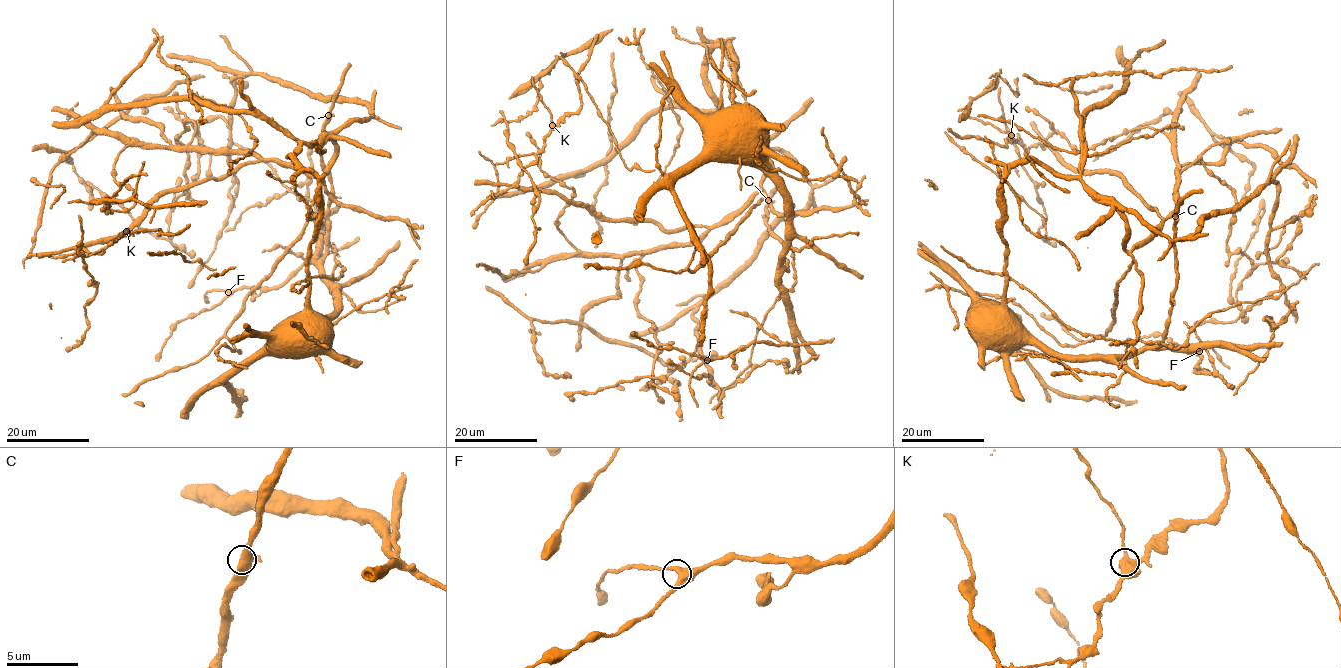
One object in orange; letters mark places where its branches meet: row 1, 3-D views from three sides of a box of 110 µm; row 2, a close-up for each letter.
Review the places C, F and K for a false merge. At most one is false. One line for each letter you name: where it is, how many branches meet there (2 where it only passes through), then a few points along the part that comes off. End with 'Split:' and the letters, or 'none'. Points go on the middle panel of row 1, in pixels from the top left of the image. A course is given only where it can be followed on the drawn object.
K: Place: (552, 125). Branches: 3. Course of the part to remove: (552, 125), (551, 113), (535, 89), (531, 76)
Split: K

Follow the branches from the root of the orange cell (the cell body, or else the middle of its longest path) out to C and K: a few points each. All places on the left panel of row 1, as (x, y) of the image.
C: (299, 341), (304, 330), (300, 317), (327, 316), (335, 310), (322, 260), (331, 189), (321, 151), (328, 115)
K: (299, 341), (318, 180), (289, 154), (332, 141), (322, 179), (240, 164), (77, 251), (126, 232)

